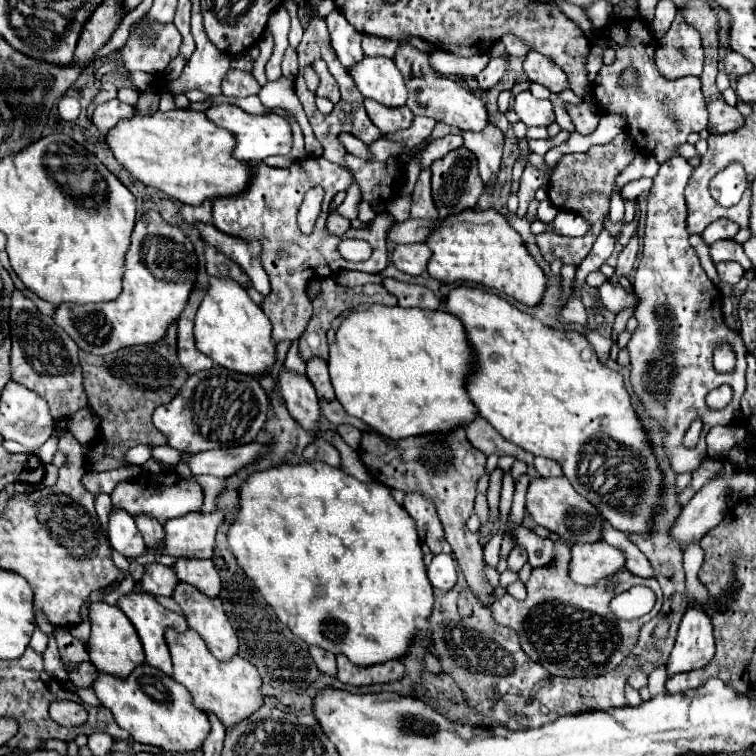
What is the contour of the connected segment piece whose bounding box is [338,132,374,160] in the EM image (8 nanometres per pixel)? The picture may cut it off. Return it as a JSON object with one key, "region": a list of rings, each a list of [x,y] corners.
{"region":[[[342,132],[342,134],[338,136],[338,140],[344,144],[344,148],[346,148],[350,154],[354,154],[354,156],[358,156],[358,158],[374,160],[374,156],[370,154],[368,146],[366,146],[362,140],[358,140],[356,136],[352,136],[352,134],[348,134],[348,132]]]}

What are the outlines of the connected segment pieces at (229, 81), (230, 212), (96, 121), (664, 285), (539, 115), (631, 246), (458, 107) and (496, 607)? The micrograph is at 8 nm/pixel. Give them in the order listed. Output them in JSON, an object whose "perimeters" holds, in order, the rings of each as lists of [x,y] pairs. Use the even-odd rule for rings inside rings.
{"perimeters":[[[[228,70],[222,82],[222,94],[224,96],[252,96],[260,92],[260,84],[250,72],[242,70]]],[[[308,156],[306,160],[296,160],[290,168],[270,168],[264,162],[254,166],[254,178],[250,188],[236,196],[236,198],[218,198],[212,204],[212,224],[228,234],[242,240],[260,240],[262,242],[262,254],[260,262],[270,278],[272,292],[264,298],[264,314],[272,322],[272,336],[274,342],[280,340],[296,340],[308,326],[308,320],[312,316],[312,302],[306,296],[306,286],[310,280],[318,276],[330,276],[340,270],[360,270],[370,274],[380,274],[388,264],[388,248],[386,248],[386,230],[392,224],[392,216],[388,212],[382,212],[376,216],[376,220],[364,228],[356,230],[350,228],[350,238],[366,240],[372,246],[372,256],[366,262],[346,262],[338,254],[338,242],[344,238],[332,236],[326,230],[326,218],[330,212],[330,202],[340,190],[348,190],[352,184],[352,174],[348,170],[328,162],[326,158],[314,158]],[[312,186],[322,186],[326,190],[324,202],[322,202],[322,214],[318,218],[318,234],[310,234],[302,238],[302,232],[296,224],[296,214],[302,204],[304,194]],[[322,270],[322,272],[320,272]]],[[[110,100],[110,102],[104,102],[104,104],[96,106],[92,124],[98,128],[100,136],[106,138],[108,132],[110,132],[120,120],[132,118],[132,114],[134,114],[134,108],[132,108],[132,106],[122,104],[120,100]]],[[[672,156],[660,164],[660,170],[654,176],[652,188],[648,192],[648,214],[646,214],[646,230],[644,230],[644,240],[642,240],[642,258],[640,258],[640,266],[638,266],[636,278],[634,278],[634,292],[640,298],[640,304],[638,304],[636,314],[634,314],[638,318],[638,328],[632,334],[632,340],[628,342],[632,388],[634,388],[636,396],[640,398],[644,410],[650,416],[654,416],[666,428],[666,440],[668,440],[666,448],[668,448],[668,454],[672,460],[672,468],[678,474],[692,472],[698,468],[700,458],[706,456],[706,434],[712,426],[732,422],[732,414],[736,408],[740,408],[740,398],[742,398],[744,388],[746,388],[744,374],[746,374],[746,354],[748,354],[748,350],[742,342],[742,336],[724,324],[724,316],[720,310],[722,294],[708,280],[706,272],[700,266],[700,260],[698,260],[694,248],[688,244],[690,234],[688,234],[688,230],[684,230],[684,218],[686,218],[684,188],[688,184],[692,170],[694,168],[684,158]],[[722,342],[730,344],[730,348],[736,354],[736,366],[732,372],[718,372],[712,364],[714,348]],[[722,384],[732,386],[732,392],[734,392],[732,402],[722,410],[712,410],[704,398],[710,390],[714,390]],[[694,418],[702,418],[704,430],[702,430],[698,444],[694,448],[686,448],[682,444],[682,438],[684,438],[684,434],[690,428],[690,422]]],[[[524,90],[514,98],[514,112],[526,126],[550,126],[556,120],[552,102],[534,98],[530,90]]],[[[634,234],[634,238],[624,246],[624,250],[620,252],[618,256],[618,266],[616,266],[616,272],[612,276],[612,282],[618,284],[618,278],[620,276],[628,276],[630,270],[634,268],[634,260],[636,260],[636,254],[638,254],[638,234]]],[[[408,40],[402,42],[402,48],[394,56],[396,66],[404,74],[406,88],[408,88],[408,108],[416,116],[428,116],[434,118],[436,122],[444,122],[448,126],[456,126],[460,130],[472,130],[472,132],[482,132],[488,124],[488,112],[486,106],[480,98],[470,92],[464,82],[456,78],[442,78],[438,72],[434,72],[428,64],[428,54],[416,50],[414,46],[408,44]]],[[[556,540],[556,566],[552,570],[532,570],[532,576],[526,582],[528,598],[526,600],[496,600],[492,604],[492,616],[502,626],[516,630],[522,650],[534,660],[540,662],[554,676],[598,676],[614,670],[622,660],[634,650],[640,628],[652,620],[662,608],[662,590],[656,580],[636,578],[628,570],[600,580],[596,586],[580,586],[568,576],[568,564],[572,560],[570,546]],[[614,578],[616,590],[606,590],[608,582]],[[636,584],[648,586],[656,594],[656,606],[650,614],[636,620],[616,618],[608,604],[614,594],[620,594]]]]}

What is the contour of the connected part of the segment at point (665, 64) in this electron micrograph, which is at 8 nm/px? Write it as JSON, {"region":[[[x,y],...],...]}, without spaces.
{"region":[[[676,16],[668,34],[658,42],[655,63],[660,74],[668,80],[684,76],[700,76],[704,64],[704,52],[700,34]]]}

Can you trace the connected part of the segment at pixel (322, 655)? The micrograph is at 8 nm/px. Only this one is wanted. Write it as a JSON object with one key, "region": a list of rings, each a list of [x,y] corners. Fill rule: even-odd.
{"region":[[[310,646],[310,654],[312,654],[312,658],[314,658],[314,662],[322,674],[336,676],[336,656],[334,654],[328,654],[328,652],[320,650],[318,646],[316,648]]]}

